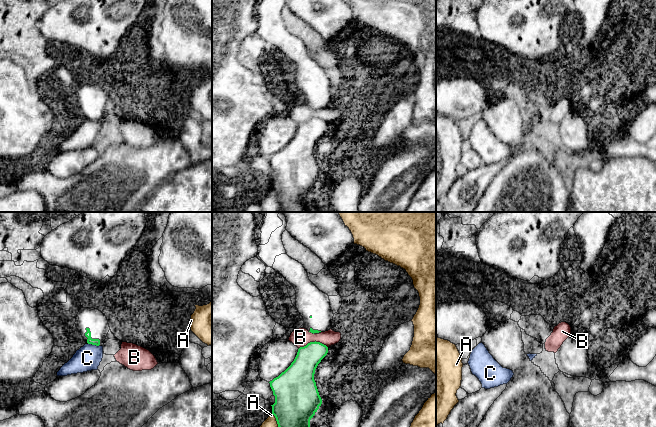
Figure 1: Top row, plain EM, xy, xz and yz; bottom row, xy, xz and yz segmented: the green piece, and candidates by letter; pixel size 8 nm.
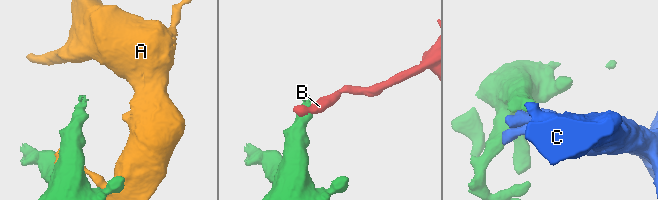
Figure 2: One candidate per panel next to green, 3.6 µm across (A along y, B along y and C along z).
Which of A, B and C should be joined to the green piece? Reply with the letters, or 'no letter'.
no letter

